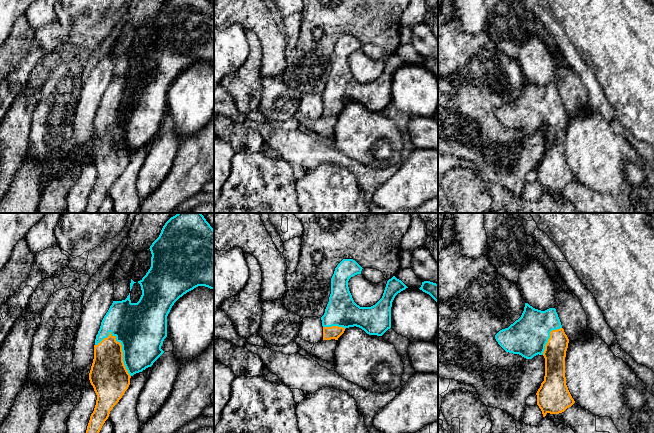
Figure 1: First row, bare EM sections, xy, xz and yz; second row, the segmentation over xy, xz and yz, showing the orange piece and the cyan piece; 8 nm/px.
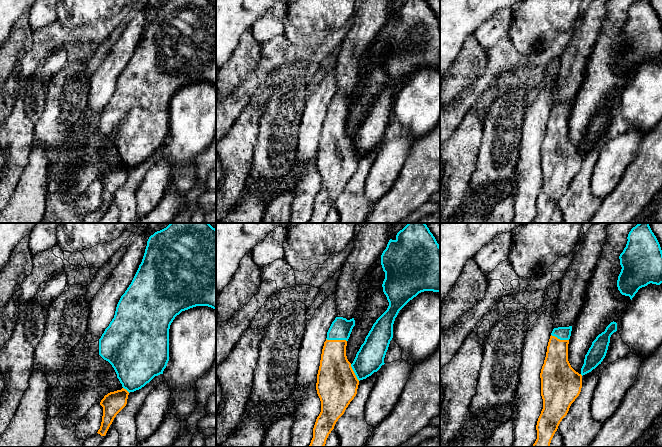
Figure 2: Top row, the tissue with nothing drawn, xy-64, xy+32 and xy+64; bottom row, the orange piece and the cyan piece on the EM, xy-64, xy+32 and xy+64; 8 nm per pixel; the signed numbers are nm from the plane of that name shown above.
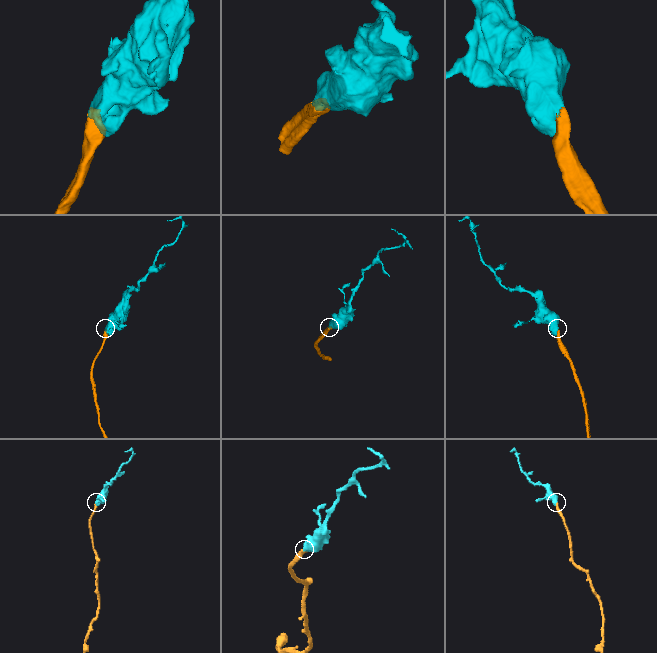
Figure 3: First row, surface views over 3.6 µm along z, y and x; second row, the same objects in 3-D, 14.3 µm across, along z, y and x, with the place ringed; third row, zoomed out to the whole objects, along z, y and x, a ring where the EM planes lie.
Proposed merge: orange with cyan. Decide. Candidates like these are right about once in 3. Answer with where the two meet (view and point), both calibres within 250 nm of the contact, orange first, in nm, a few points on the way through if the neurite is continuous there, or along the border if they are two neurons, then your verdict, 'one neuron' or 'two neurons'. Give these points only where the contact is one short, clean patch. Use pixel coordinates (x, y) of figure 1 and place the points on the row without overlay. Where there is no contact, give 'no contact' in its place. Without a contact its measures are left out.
meets orange in xy at (122, 129); 300 nm thick on the orange side, 400 nm on the other; one neuron

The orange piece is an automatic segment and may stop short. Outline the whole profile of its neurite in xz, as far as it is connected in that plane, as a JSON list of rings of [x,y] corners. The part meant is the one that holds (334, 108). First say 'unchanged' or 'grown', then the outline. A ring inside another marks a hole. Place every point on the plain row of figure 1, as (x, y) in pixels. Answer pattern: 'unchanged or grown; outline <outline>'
grown; outline [[[343,35],[335,44],[329,78],[321,93],[323,116],[338,116],[346,104],[354,102],[377,112],[382,112],[391,104],[392,78],[398,69],[408,63],[393,52],[387,57],[383,72],[375,81],[360,83],[352,74],[348,57],[361,50],[362,45],[353,35]]]

